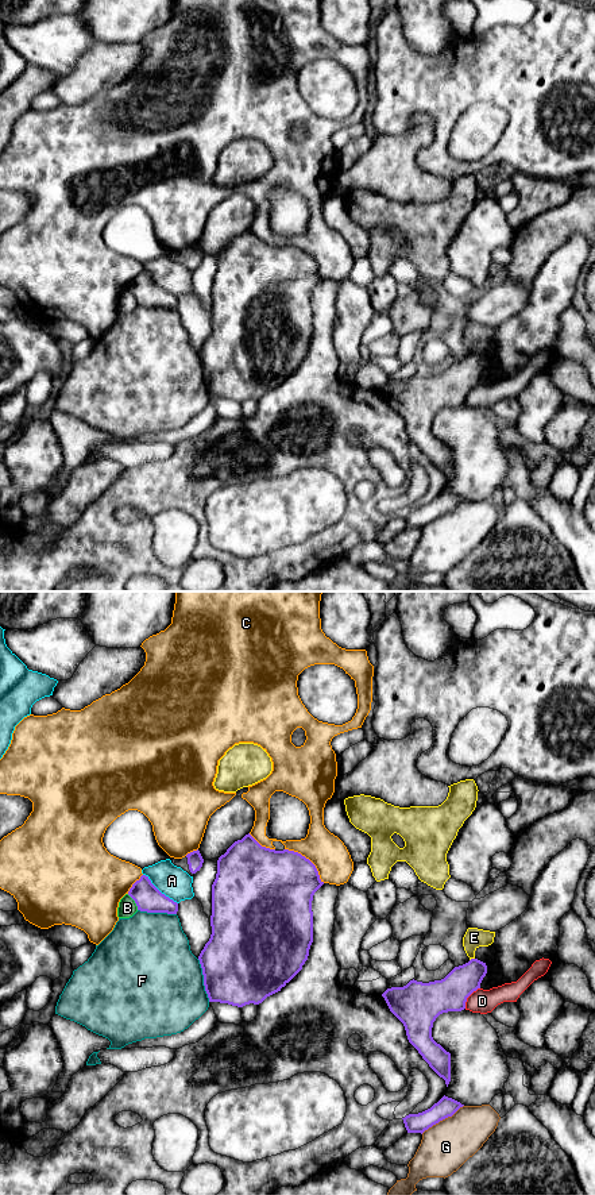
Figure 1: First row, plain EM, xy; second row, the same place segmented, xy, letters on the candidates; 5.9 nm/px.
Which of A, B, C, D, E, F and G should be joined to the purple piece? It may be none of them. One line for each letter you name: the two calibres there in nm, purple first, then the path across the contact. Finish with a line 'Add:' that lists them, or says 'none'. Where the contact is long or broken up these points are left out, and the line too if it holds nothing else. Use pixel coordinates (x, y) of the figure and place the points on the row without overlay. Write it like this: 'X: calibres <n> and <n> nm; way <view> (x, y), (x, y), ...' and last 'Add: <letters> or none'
Add: none

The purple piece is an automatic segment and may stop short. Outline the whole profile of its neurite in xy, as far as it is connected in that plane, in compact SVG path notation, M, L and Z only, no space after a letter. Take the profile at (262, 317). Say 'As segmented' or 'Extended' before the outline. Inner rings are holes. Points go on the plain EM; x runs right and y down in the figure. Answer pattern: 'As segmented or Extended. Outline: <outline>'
As segmented. Outline: M250 228L219 253L212 280L212 329L198 351L209 397L259 400L302 365L313 338L312 296L322 280L309 254L262 242Z

